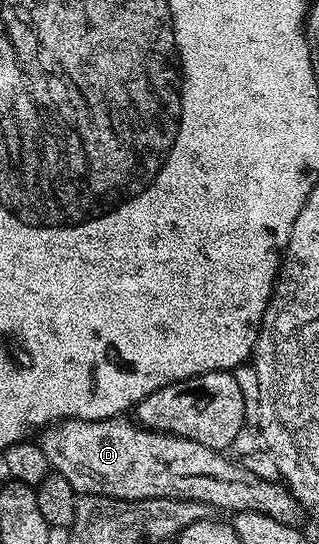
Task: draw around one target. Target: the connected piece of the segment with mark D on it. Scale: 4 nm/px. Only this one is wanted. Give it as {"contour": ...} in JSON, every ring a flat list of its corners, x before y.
{"contour":[[129,417,115,419,63,419,50,423,40,432,39,444,50,468,70,482,78,496,102,495,123,501,140,499,186,499,206,503,211,509,236,513,258,511,277,521,296,524,299,504,297,496,281,481,263,481,240,462,232,463,219,451,212,451,199,441,170,435,168,431,151,431]]}

